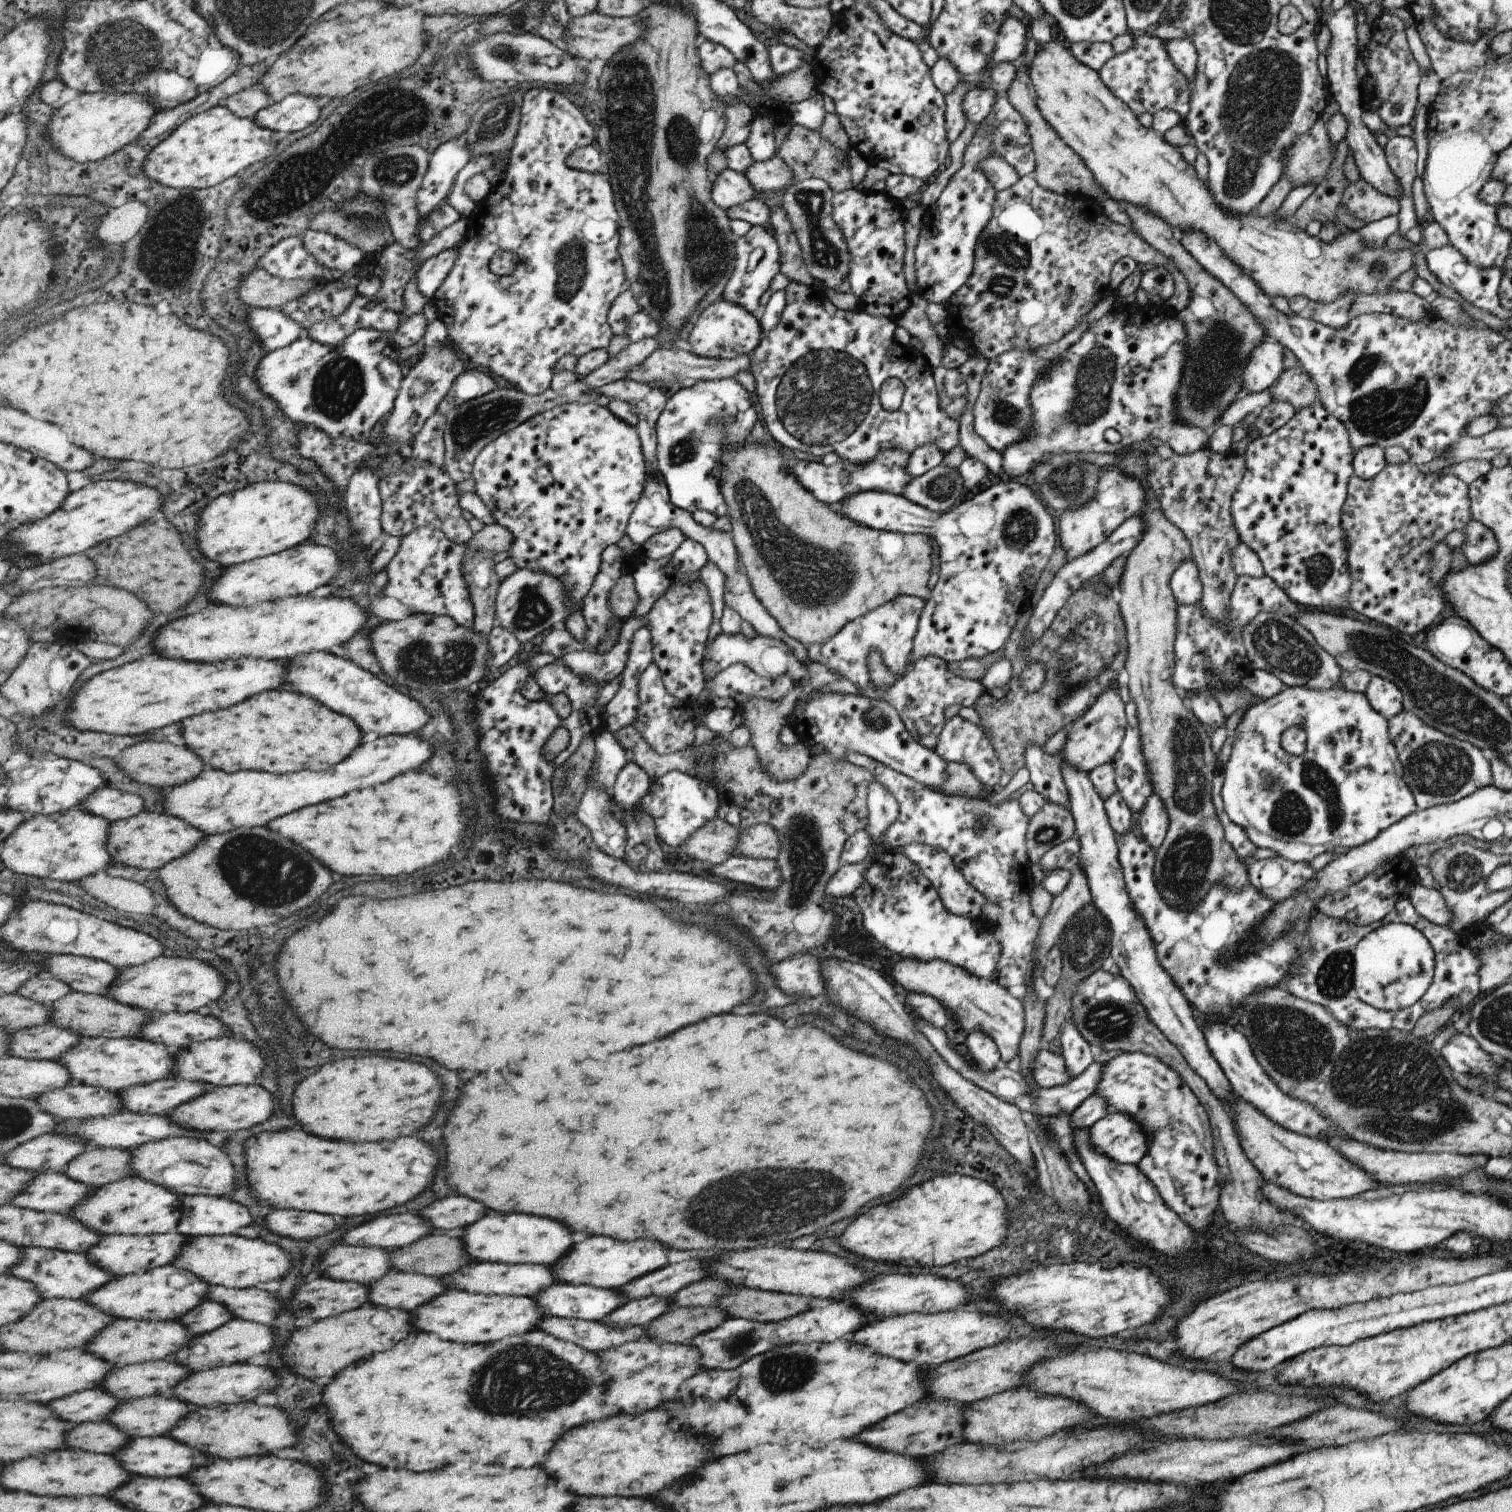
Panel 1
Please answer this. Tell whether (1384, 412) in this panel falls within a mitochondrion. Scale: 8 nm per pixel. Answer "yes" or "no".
yes

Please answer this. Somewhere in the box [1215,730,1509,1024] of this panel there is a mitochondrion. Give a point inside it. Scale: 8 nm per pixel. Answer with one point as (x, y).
(1289, 817)

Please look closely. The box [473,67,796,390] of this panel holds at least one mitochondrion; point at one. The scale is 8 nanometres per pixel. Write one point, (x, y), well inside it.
(705, 243)

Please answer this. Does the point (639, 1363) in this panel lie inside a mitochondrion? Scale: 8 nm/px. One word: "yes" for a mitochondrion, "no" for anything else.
no

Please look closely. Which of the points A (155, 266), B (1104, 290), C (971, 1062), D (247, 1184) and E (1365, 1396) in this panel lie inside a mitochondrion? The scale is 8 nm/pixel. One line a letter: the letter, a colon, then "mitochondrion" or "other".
A: mitochondrion
B: other
C: other
D: other
E: other

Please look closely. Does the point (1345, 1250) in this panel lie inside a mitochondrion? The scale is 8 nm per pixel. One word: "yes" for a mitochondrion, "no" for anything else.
no

